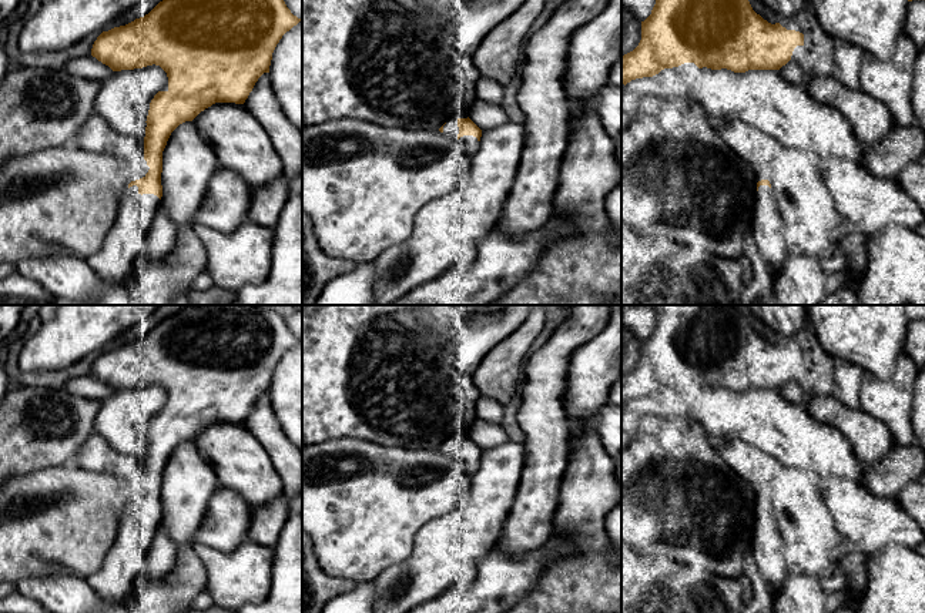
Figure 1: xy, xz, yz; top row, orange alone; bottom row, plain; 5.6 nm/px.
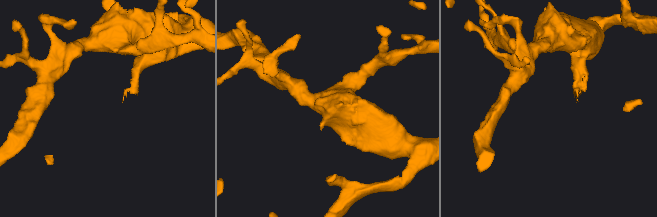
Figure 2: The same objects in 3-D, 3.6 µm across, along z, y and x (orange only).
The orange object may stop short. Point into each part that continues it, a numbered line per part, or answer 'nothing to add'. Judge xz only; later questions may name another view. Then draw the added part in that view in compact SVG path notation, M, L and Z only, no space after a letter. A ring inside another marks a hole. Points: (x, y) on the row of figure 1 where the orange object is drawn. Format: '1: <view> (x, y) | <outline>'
1: xz (451, 129) | M458 118L449 120L443 125L443 134L448 135L452 140L458 140L458 134L459 134Z

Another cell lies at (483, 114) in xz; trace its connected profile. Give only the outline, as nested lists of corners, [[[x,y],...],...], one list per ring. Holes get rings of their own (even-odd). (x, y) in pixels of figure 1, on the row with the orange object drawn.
[[[476,98],[467,115],[482,131],[497,127],[509,120],[502,105]]]

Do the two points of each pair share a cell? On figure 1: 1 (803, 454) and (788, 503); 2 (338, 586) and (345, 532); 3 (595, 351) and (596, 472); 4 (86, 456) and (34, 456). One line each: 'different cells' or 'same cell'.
1: different cells
2: different cells
3: different cells
4: different cells

